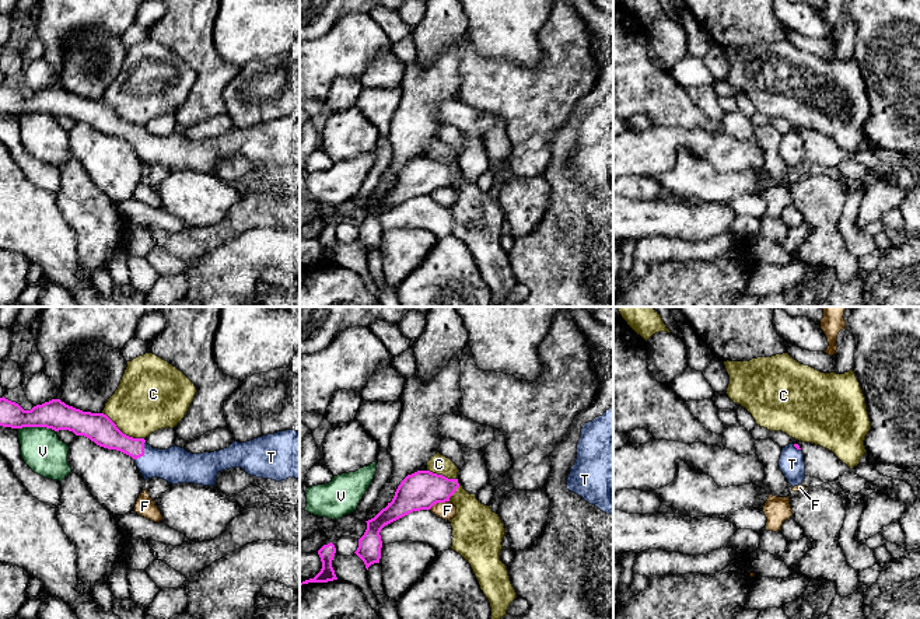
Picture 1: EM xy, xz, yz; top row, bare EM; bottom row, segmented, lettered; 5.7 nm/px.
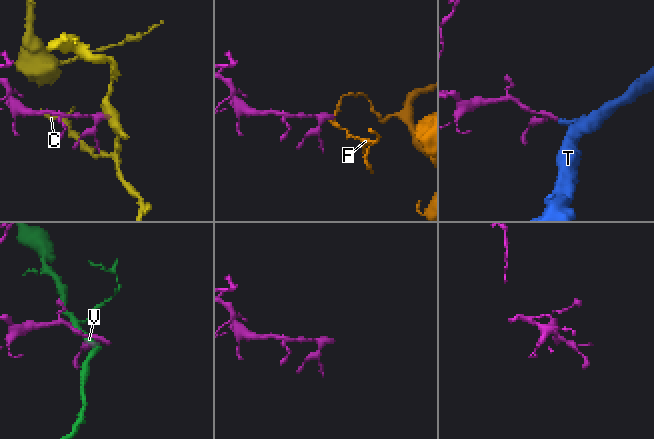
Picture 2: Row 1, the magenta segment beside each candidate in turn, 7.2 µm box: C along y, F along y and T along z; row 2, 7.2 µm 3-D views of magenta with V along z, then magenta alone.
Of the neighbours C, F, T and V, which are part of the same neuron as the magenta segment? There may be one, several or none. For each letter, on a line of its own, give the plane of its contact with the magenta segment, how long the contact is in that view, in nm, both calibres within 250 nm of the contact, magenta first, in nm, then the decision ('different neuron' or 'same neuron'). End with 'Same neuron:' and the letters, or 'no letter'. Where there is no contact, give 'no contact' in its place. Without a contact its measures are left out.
C: xz | 220 nm | 220/120 nm | different neuron
F: xz | 130 nm | 220/100 nm | different neuron
T: xy | 130 nm | 150/200 nm | same neuron
V: xy | 220 nm | 170/240 nm | different neuron
Same neuron: T

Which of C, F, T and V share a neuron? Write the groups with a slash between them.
C / F / T / V

